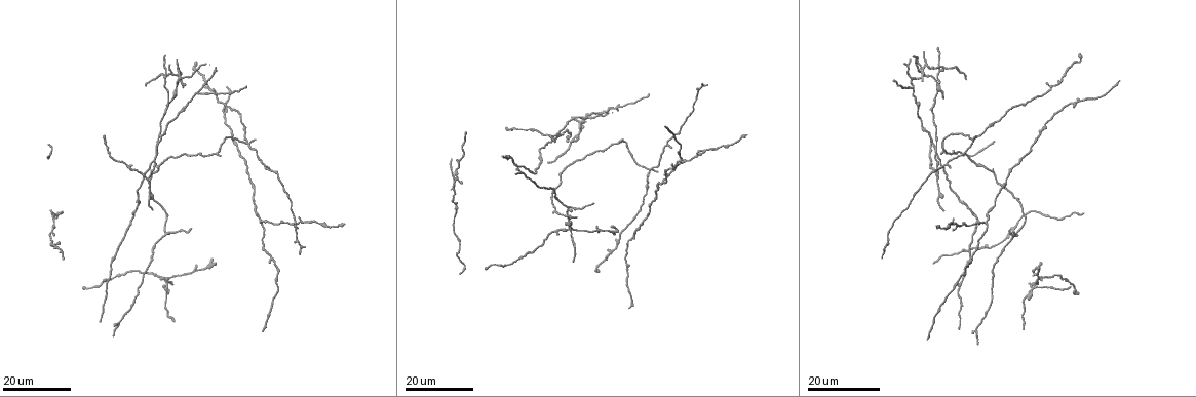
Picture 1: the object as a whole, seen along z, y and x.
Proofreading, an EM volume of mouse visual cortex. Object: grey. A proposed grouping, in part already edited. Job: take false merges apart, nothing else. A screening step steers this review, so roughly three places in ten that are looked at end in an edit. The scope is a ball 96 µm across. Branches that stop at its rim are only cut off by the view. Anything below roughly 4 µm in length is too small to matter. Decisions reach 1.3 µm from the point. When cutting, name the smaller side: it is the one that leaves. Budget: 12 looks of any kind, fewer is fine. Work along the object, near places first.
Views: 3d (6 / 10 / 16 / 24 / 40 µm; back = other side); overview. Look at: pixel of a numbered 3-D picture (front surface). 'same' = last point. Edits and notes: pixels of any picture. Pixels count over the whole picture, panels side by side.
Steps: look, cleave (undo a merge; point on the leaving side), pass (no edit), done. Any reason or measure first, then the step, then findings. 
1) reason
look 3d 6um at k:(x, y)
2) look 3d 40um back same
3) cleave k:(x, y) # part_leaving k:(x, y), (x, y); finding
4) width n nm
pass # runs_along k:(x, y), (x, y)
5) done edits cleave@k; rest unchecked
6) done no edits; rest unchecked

look 3d 24um at 1:(649, 168)

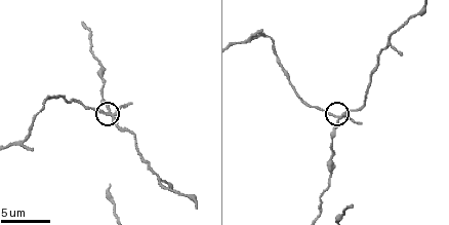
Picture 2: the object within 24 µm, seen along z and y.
look 3d 10um at 2:(111, 113)

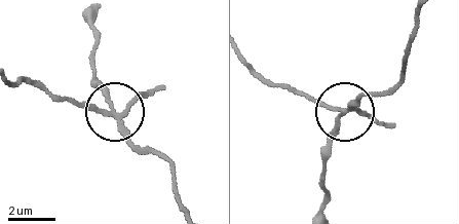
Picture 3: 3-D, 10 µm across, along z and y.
look 3d 6um at 3:(113, 112)

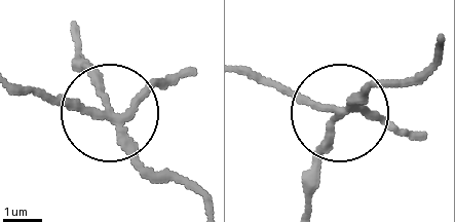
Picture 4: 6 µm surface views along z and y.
side_arm 52 um; arms 4
cleave 4:(59, 99) # a second cell is stuck on

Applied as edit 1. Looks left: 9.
a fork
look 3d 24um at 1:(260, 222)

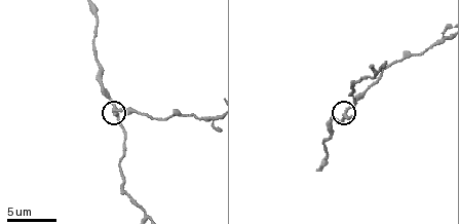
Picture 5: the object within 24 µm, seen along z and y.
look 3d 6um at 5:(347, 109)

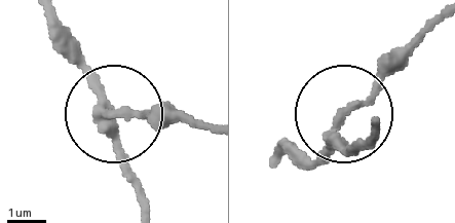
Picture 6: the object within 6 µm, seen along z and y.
other side
look 3d 6um back at 6:(109, 113)

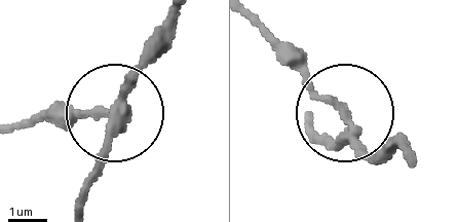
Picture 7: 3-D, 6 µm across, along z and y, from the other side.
arms 3
cleave 7:(81, 115) # part_leaving 7:(124, 108), (49, 108), (20, 121); two cells meet here

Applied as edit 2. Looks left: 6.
calibre changes
look 3d 16um at 1:(198, 269)

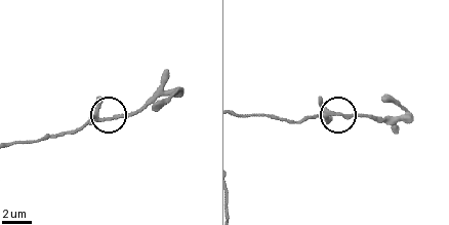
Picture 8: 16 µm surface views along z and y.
look 3d 6um at 8:(339, 116)

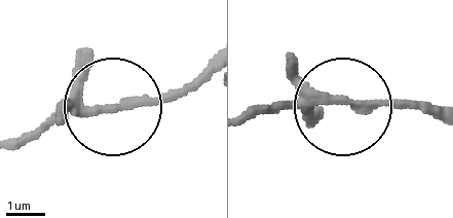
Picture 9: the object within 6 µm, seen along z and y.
pass # runs_along 9:(246, 116), (304, 100), (428, 100); all the same cell

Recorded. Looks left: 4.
four or more arms meet
look 3d 16um at 1:(166, 281)

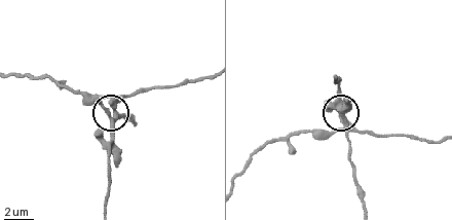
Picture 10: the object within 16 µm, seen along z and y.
closer look
look 3d 10um at 10:(112, 105)

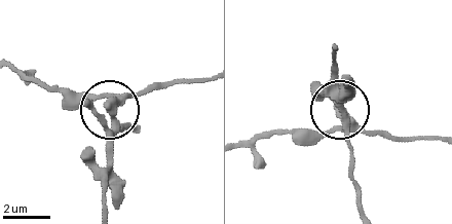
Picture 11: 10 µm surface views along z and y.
width 340 nm
cleave 11:(109, 144) # part_leaving 11:(111, 118), (105, 204); a second cell is stuck on

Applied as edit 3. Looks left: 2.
sudden change in width
look 3d 16um at 1:(1058, 275)

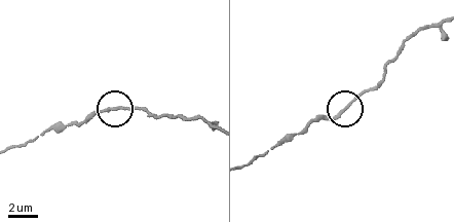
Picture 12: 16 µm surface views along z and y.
look 3d 10um at 12:(337, 115)

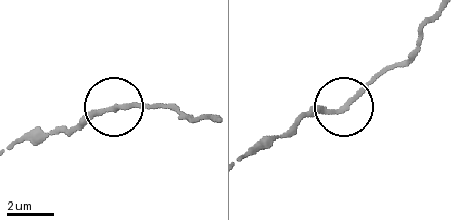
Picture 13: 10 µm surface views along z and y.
pass # continuous, no second cell

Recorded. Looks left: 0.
done edits cleave@4, cleave@7, cleave@11; rest unchecked

